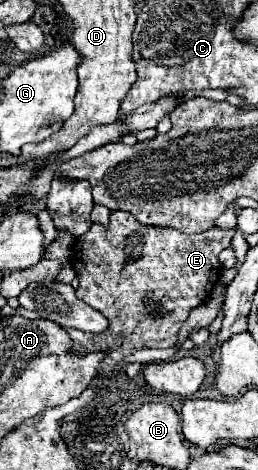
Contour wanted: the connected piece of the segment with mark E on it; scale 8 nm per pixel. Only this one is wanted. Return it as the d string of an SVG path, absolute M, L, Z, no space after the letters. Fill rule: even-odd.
M123 210L111 212L107 228L103 224L91 224L91 228L83 236L79 236L79 240L75 240L69 260L79 280L77 298L87 302L97 312L103 312L103 316L107 316L109 320L109 326L103 336L91 336L87 332L69 330L73 340L73 352L87 354L93 350L109 350L109 356L119 362L139 348L175 346L179 330L189 318L191 310L197 308L219 282L221 262L217 256L223 248L231 246L233 236L235 230L223 230L219 226L213 226L197 236L187 236L173 228L155 228L139 224L139 220L131 216L131 212Z

